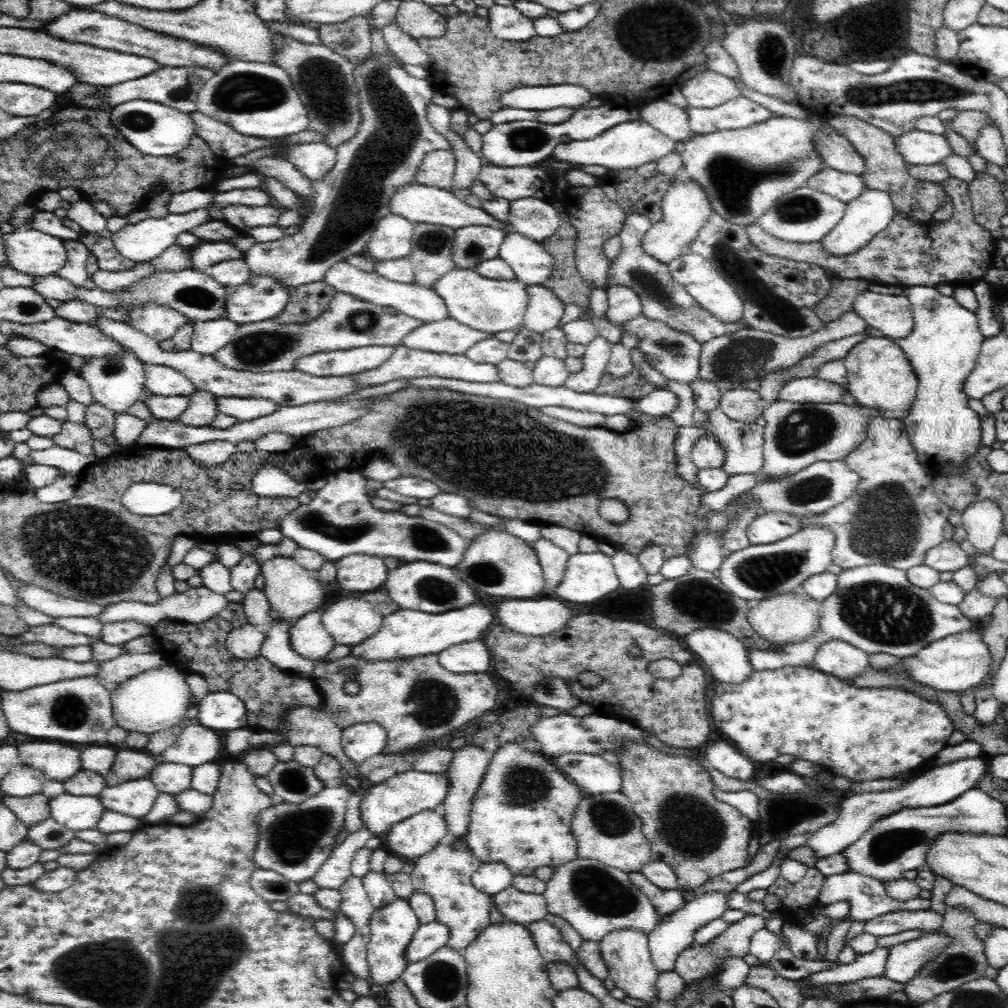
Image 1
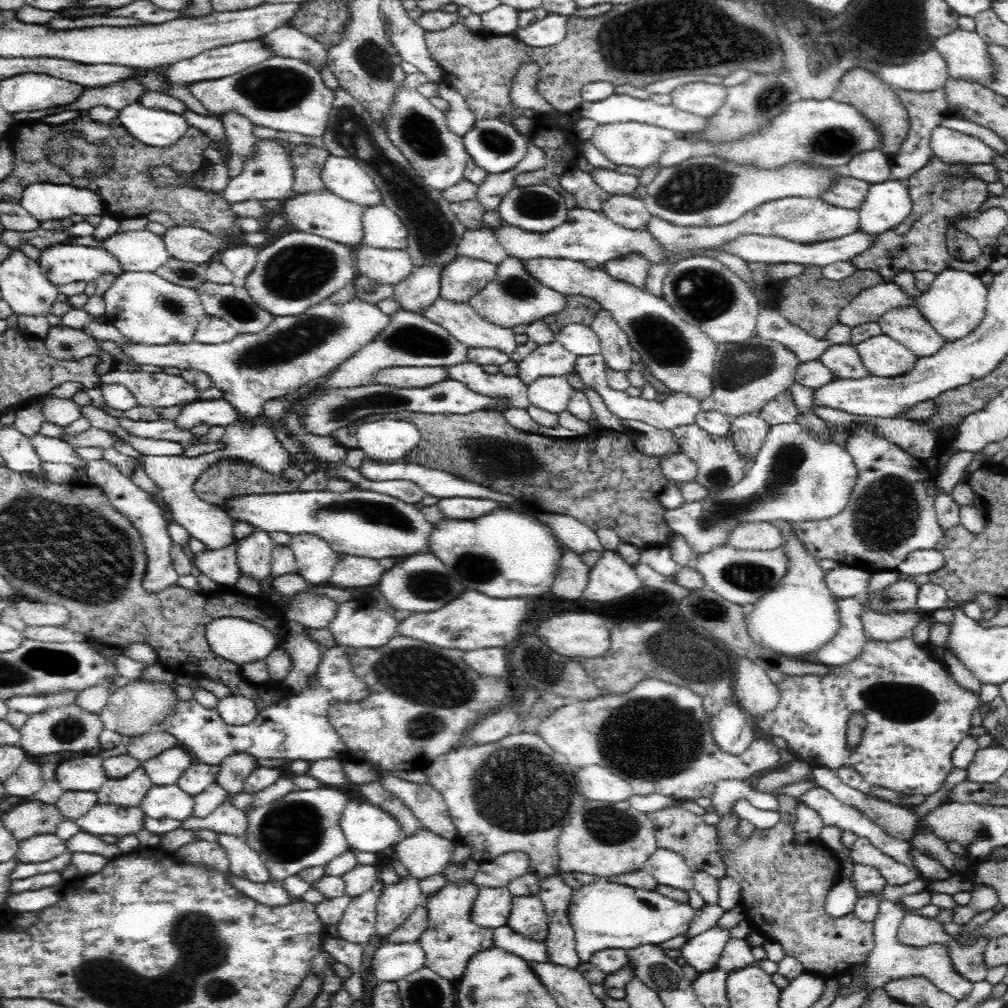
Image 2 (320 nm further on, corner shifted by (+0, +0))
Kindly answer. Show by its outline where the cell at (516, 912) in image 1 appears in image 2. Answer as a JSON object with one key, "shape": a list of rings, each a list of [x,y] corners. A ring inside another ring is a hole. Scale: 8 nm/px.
{"shape":[[[476,886],[470,921],[480,928],[493,929],[506,925],[513,894],[507,886]]]}

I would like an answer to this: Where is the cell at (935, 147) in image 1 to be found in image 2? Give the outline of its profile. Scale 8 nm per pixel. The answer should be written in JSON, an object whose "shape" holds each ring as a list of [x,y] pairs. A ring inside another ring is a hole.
{"shape":[[[941,124],[932,131],[931,141],[933,155],[944,163],[994,164],[998,154],[979,138]]]}

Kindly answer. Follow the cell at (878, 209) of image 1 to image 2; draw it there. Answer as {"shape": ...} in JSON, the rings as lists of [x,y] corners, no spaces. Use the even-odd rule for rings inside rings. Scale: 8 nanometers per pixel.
{"shape":[[[888,179],[871,184],[859,210],[859,230],[882,234],[896,228],[912,210],[912,199],[905,181]]]}

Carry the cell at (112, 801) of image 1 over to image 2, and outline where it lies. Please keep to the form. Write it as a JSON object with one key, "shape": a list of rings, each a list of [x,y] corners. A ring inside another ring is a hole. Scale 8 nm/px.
{"shape":[[[177,784],[150,787],[140,803],[141,811],[147,818],[162,820],[186,820],[193,816],[194,796],[184,792]]]}

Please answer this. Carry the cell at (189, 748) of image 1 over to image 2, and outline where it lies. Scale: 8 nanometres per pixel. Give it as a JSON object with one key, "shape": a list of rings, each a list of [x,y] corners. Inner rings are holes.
{"shape":[[[176,746],[161,752],[158,756],[143,762],[141,767],[154,786],[176,785],[180,776],[194,762],[192,756],[182,747]]]}

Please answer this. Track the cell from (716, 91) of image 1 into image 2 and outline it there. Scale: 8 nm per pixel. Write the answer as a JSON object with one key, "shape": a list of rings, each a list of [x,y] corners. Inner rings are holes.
{"shape":[[[692,82],[678,86],[671,93],[671,103],[676,108],[698,117],[710,117],[726,100],[725,86]]]}

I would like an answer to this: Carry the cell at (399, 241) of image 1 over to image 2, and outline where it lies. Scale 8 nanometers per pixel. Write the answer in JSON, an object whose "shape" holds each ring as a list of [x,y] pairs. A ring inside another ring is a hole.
{"shape":[[[384,203],[366,207],[361,221],[364,244],[382,250],[404,250],[407,247],[407,228]]]}

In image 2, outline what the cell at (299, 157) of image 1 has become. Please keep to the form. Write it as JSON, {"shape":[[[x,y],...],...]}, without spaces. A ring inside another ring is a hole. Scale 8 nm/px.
{"shape":[[[331,155],[324,163],[321,176],[327,188],[344,200],[363,207],[381,203],[381,192],[358,161]]]}

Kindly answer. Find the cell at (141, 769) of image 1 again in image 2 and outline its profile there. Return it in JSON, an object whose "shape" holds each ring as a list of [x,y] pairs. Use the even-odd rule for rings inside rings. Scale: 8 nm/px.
{"shape":[[[142,767],[121,779],[108,779],[104,786],[96,791],[98,804],[121,807],[139,807],[142,799],[152,786]]]}

